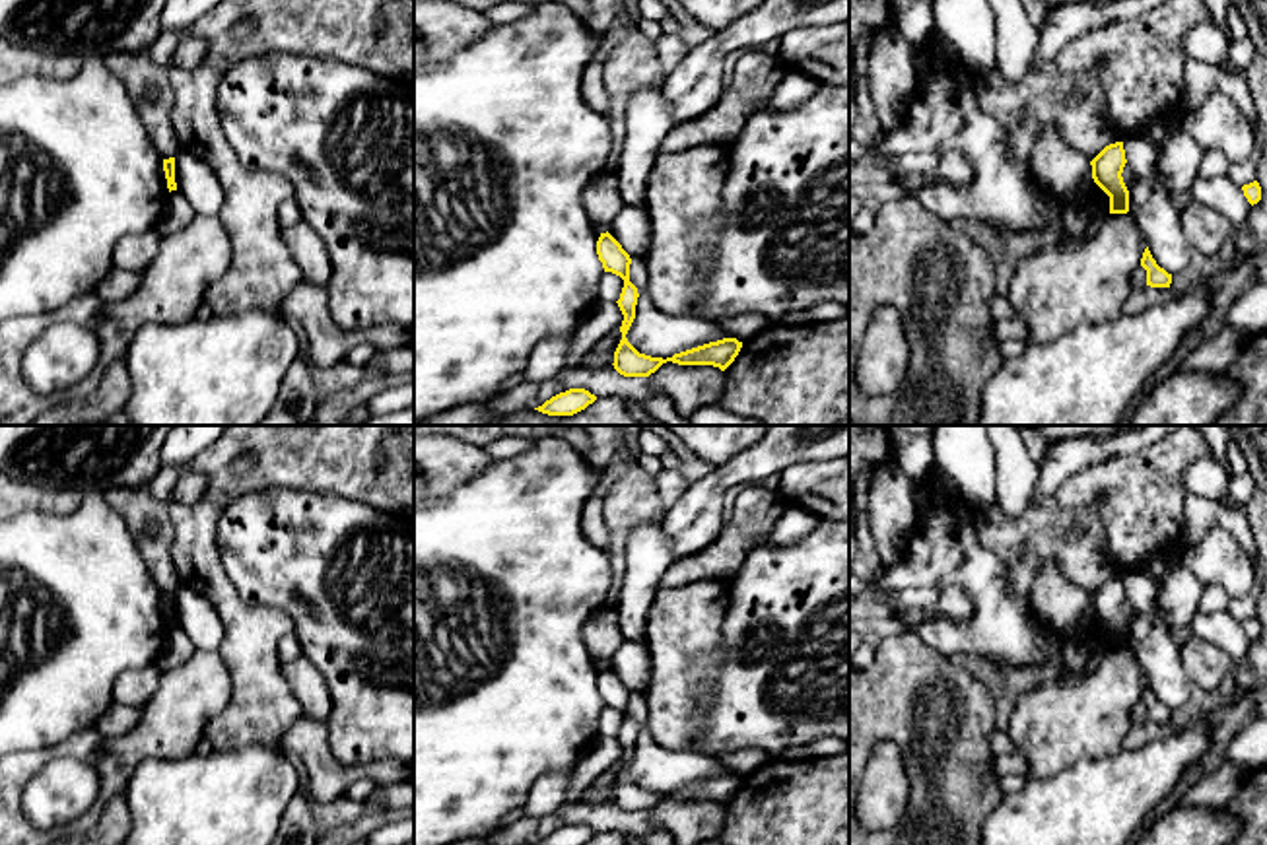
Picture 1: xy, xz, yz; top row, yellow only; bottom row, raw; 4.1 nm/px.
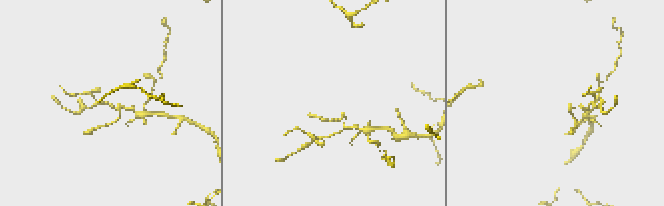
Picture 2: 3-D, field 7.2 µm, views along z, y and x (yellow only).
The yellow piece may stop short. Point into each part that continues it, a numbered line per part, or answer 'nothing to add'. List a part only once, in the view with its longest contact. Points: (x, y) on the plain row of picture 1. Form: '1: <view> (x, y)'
nothing to add

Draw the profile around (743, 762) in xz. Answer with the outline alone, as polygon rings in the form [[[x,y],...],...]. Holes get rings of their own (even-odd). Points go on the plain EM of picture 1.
[[[746,748],[738,752],[709,754],[709,756],[729,765],[733,773],[736,773],[742,779],[771,760],[766,752],[754,750],[754,748]]]

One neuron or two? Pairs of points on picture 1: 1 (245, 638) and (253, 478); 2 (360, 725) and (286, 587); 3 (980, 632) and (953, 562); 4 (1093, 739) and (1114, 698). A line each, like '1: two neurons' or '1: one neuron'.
1: one neuron
2: one neuron
3: one neuron
4: one neuron

